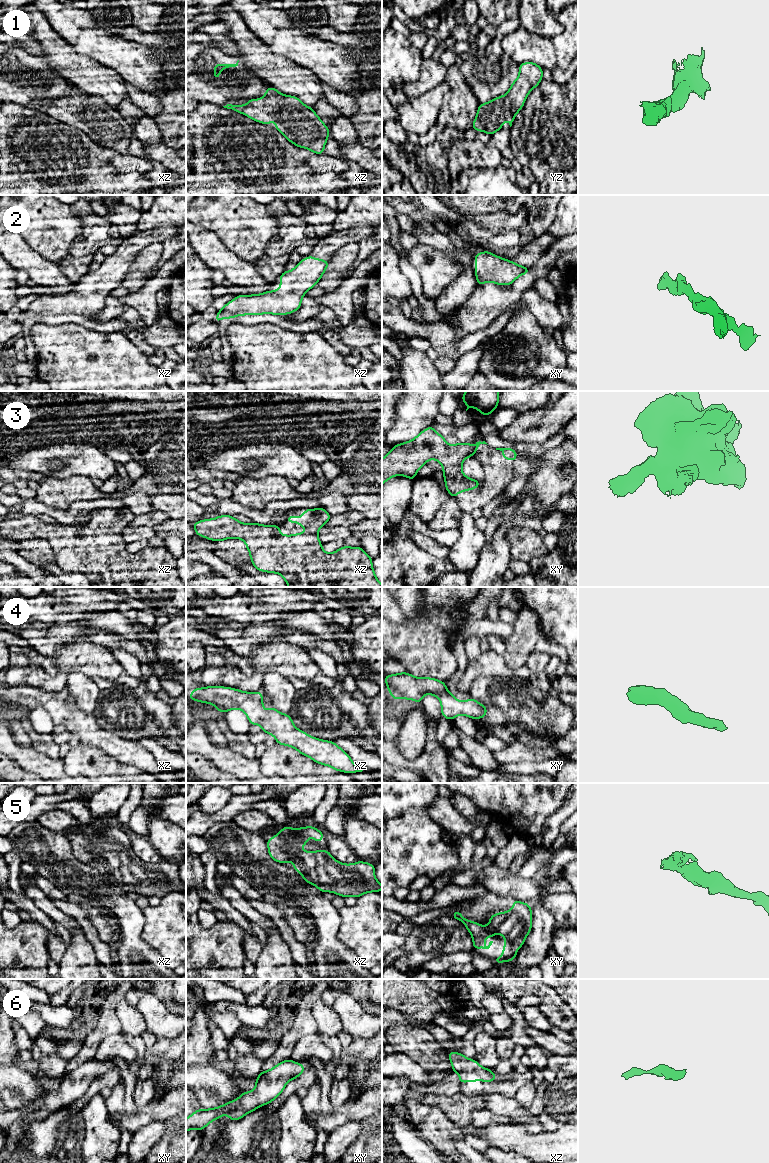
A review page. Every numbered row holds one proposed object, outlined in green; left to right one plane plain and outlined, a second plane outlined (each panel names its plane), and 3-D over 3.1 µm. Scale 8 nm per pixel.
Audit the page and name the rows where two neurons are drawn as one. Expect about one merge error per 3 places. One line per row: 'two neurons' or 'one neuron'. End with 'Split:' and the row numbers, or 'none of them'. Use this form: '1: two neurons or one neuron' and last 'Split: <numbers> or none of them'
1: one neuron
2: one neuron
3: one neuron
4: one neuron
5: one neuron
6: one neuron
Split: none of them

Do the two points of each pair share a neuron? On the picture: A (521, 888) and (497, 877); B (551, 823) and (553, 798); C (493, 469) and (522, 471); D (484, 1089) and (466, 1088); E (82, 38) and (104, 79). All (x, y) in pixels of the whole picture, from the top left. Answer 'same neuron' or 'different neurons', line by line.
A: same neuron
B: different neurons
C: different neurons
D: same neuron
E: different neurons

